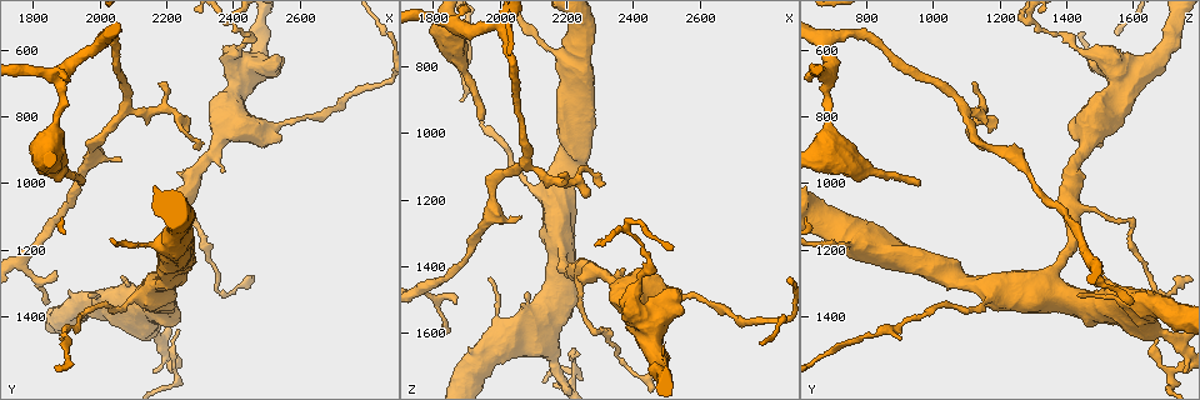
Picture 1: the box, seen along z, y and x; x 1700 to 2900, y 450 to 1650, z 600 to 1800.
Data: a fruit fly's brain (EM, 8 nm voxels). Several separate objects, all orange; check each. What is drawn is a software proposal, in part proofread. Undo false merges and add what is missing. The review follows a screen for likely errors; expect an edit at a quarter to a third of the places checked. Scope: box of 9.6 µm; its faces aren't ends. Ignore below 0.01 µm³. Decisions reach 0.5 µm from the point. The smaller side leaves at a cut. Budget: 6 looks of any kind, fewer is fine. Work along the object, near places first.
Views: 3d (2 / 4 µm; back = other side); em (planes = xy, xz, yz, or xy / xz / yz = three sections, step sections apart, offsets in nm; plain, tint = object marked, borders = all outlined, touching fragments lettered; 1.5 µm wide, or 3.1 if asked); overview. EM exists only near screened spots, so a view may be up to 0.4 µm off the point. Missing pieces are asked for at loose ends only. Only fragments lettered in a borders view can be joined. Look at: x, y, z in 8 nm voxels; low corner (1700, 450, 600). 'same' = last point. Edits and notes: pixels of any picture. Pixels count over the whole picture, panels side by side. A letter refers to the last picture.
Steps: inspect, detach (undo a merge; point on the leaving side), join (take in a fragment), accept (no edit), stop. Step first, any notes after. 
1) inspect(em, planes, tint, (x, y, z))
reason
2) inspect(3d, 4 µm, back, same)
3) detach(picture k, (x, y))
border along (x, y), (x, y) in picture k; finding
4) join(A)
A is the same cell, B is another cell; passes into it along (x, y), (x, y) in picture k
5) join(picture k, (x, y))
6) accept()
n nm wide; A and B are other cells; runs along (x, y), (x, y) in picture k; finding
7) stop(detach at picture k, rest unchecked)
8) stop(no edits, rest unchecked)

inspect(em, planes, plain, (2370, 980, 1410))
stops while still wide

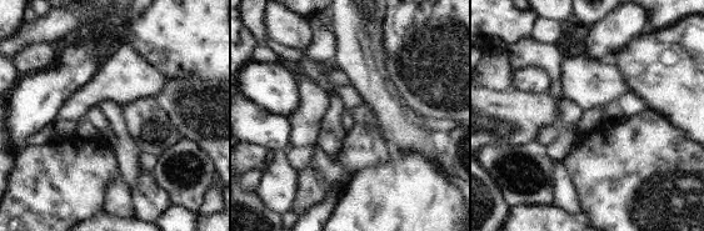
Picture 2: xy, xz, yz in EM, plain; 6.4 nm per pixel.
inspect(em, planes, borders, same)

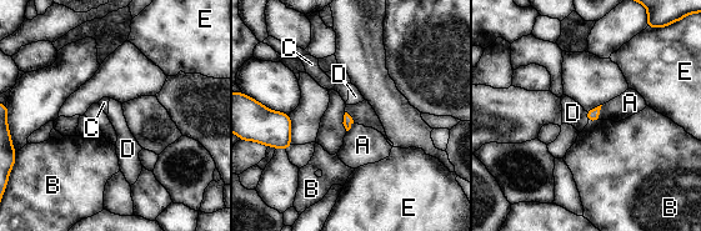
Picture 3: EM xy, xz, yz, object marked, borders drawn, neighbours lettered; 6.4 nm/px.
accept()
A, B, C, D and E are other cells; none of them fits

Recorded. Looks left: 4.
inspect(3d, 4 µm, (2410, 610, 1480))
calibre changes

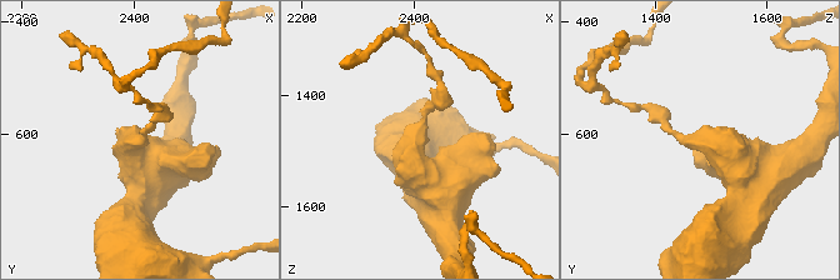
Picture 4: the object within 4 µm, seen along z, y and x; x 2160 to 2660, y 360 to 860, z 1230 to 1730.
inspect(em, planes, tint, (2395, 615, 1485))
now the EM

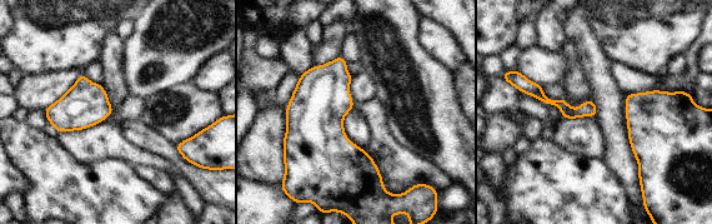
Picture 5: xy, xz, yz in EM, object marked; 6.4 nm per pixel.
inspect(em, planes, borders, same)

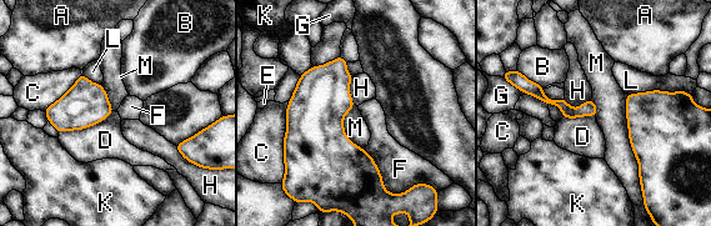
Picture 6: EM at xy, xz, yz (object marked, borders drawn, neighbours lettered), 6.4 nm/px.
accept()
A, B, C, D, E, F, G, H, K, L and M are other cells; border along (290, 100), (285, 175), (280, 182) in picture 6; all the same cell

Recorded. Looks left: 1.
inspect(em, planes, borders, (1870, 1270, 1510))
tapers out

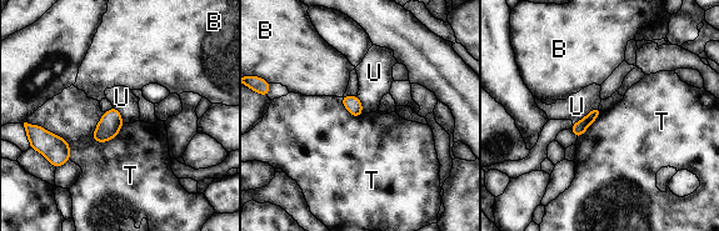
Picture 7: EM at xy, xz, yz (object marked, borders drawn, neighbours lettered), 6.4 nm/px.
accept()
B, T and U are other cells; border along (123, 122), (105, 141), (90, 136) in picture 7; none of them fits

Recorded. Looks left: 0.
stop(no edits, rest unchecked)

